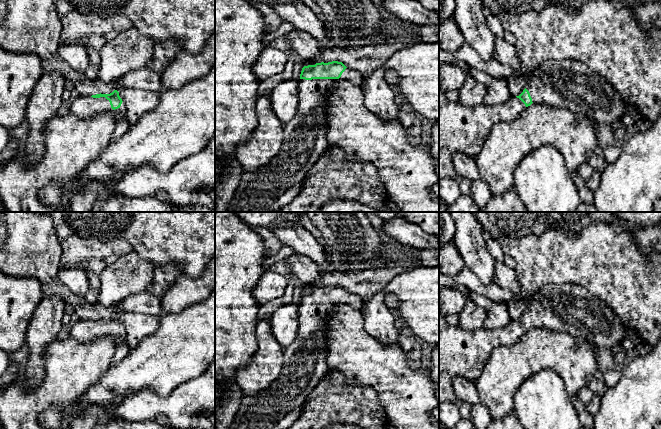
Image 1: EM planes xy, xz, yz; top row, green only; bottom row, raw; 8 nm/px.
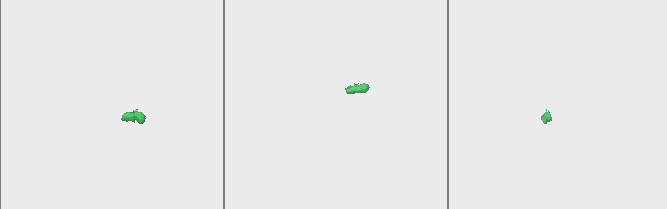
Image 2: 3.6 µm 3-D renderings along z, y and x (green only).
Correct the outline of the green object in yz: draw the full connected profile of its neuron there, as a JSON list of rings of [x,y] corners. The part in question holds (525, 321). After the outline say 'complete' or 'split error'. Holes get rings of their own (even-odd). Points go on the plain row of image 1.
[[[573,283],[549,284],[535,291],[526,304],[526,312],[519,320],[510,320],[504,327],[487,330],[463,330],[458,325],[446,323],[447,315],[439,311],[439,404],[445,401],[456,403],[463,419],[469,419],[472,405],[456,399],[452,388],[453,379],[463,377],[476,382],[488,361],[492,350],[510,346],[523,334],[534,328],[546,328],[567,333],[572,337],[587,340],[597,348],[611,349],[625,337],[625,328],[615,312],[584,287]]]; split error

